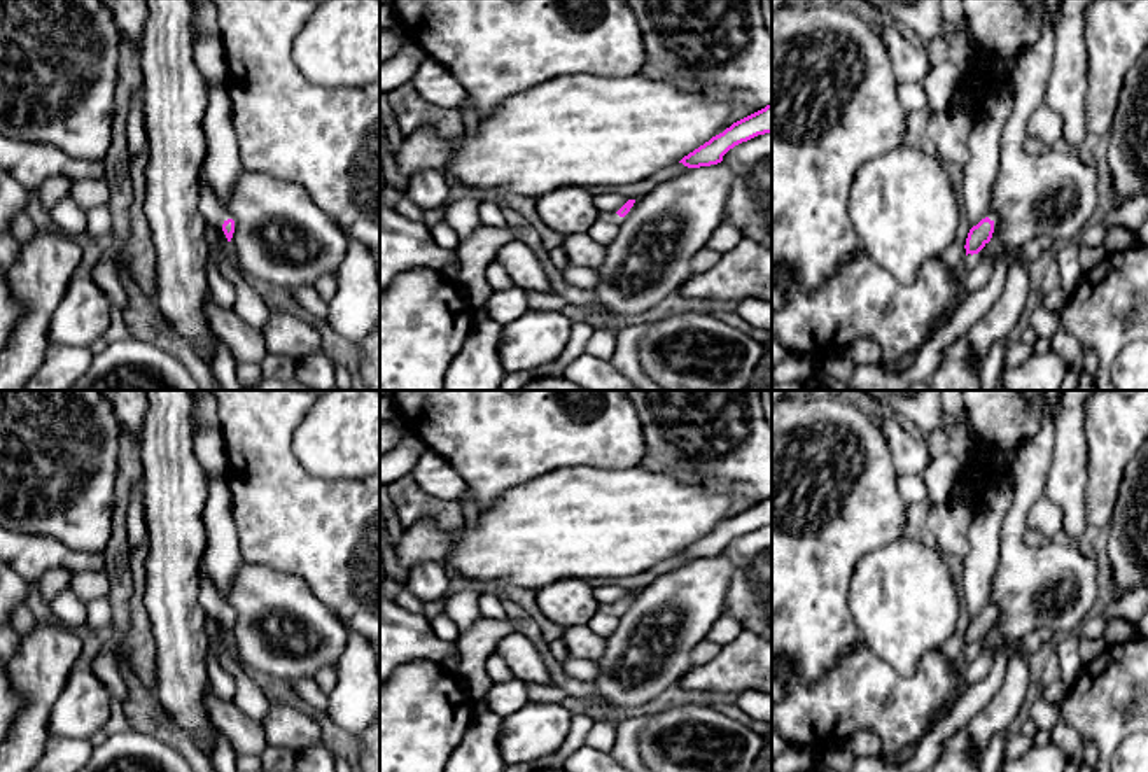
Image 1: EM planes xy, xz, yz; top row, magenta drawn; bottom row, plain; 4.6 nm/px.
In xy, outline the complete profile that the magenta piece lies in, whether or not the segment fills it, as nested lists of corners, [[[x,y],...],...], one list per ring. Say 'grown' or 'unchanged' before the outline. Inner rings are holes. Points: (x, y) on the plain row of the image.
grown; [[[200,567],[200,602],[206,614],[219,616],[228,630],[231,634],[234,625],[234,613],[228,606],[228,602],[220,597],[219,590],[212,583],[212,579],[203,572]]]

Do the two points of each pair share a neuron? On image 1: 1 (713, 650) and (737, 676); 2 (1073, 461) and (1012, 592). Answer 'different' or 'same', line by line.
1: different
2: different

